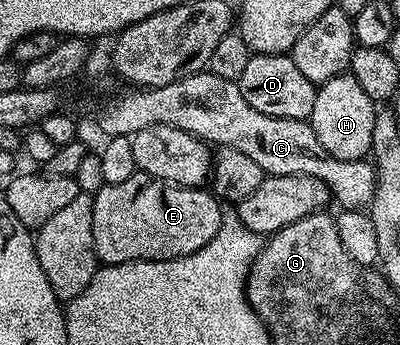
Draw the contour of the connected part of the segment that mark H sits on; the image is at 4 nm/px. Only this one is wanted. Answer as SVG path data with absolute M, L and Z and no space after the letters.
M346 72L317 87L315 108L311 108L307 121L319 144L328 154L335 156L335 160L360 162L373 149L376 115L373 98L359 88L359 80Z

